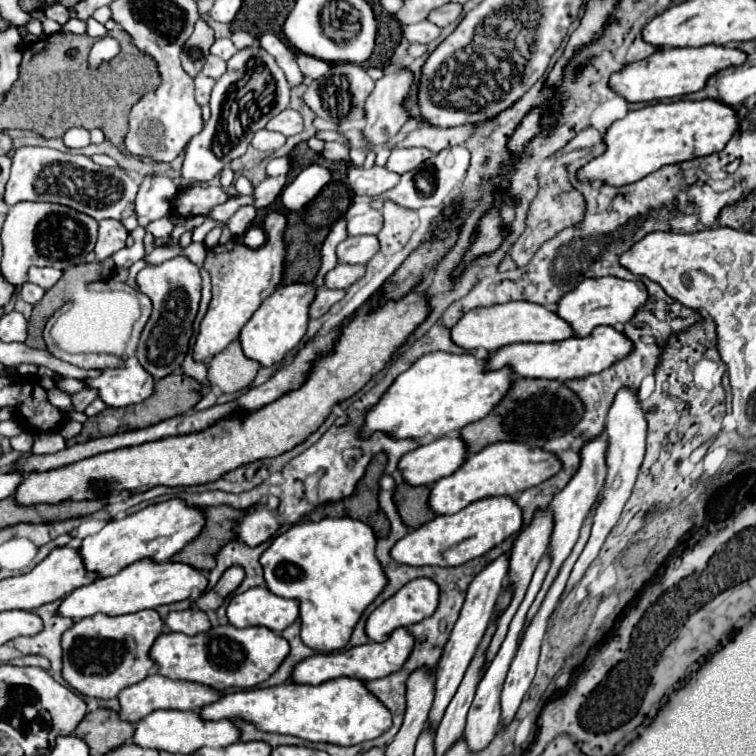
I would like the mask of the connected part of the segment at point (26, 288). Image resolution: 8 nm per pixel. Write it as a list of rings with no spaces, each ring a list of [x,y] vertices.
[[[25,283],[25,285],[21,287],[19,295],[21,295],[21,297],[27,301],[27,303],[35,305],[35,303],[39,303],[39,301],[41,301],[41,297],[45,295],[45,291],[43,291],[39,285],[33,285],[33,283]]]

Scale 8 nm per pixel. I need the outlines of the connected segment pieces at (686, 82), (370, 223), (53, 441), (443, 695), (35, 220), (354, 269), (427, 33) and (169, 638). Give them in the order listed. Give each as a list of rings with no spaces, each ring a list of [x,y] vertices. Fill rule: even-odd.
[[[703,45],[703,47],[685,47],[685,49],[659,49],[653,55],[635,63],[627,63],[621,71],[613,73],[609,77],[609,87],[629,103],[661,101],[661,99],[695,93],[705,87],[709,75],[717,73],[719,69],[727,69],[743,63],[745,63],[745,53],[735,47]]]
[[[367,209],[359,215],[347,217],[347,235],[357,237],[357,235],[377,235],[381,231],[381,213],[377,209]]]
[[[51,431],[51,433],[37,433],[33,437],[33,447],[31,447],[31,453],[37,453],[37,455],[45,455],[45,453],[57,453],[65,447],[65,439],[61,437],[59,431]]]
[[[503,553],[501,557],[497,557],[495,561],[491,561],[483,571],[479,571],[475,575],[475,579],[471,581],[469,589],[467,589],[467,599],[465,599],[465,605],[461,609],[461,615],[451,631],[451,637],[443,649],[443,655],[441,655],[441,661],[435,669],[435,701],[433,701],[433,709],[429,713],[429,725],[433,725],[433,729],[439,725],[447,705],[451,703],[453,695],[457,693],[457,687],[481,643],[481,637],[485,635],[485,629],[491,621],[491,615],[493,615],[493,609],[495,609],[495,603],[497,603],[497,597],[499,593],[503,591],[503,585],[505,585],[505,579],[507,579],[507,573],[509,573],[509,557],[511,553]]]
[[[21,201],[9,209],[9,215],[3,225],[1,233],[1,243],[3,243],[3,259],[1,259],[1,275],[5,281],[9,281],[15,287],[21,287],[27,281],[27,269],[31,265],[35,267],[55,267],[65,271],[71,265],[85,263],[85,257],[95,249],[97,243],[97,231],[99,223],[75,209],[69,209],[65,205],[55,205],[55,203],[29,203]]]
[[[339,263],[335,269],[331,269],[325,275],[325,287],[329,287],[329,289],[347,289],[355,281],[359,281],[363,275],[365,275],[365,267],[363,265]]]
[[[421,21],[421,23],[413,23],[407,27],[401,27],[401,35],[409,41],[409,43],[429,43],[433,39],[437,39],[441,33],[441,29],[437,29],[437,25],[429,23],[429,21]]]
[[[217,625],[193,637],[185,633],[161,633],[155,639],[149,657],[157,663],[159,675],[163,677],[193,681],[215,691],[225,691],[229,687],[249,689],[263,683],[281,665],[287,653],[289,643],[267,627],[237,629],[233,625]]]

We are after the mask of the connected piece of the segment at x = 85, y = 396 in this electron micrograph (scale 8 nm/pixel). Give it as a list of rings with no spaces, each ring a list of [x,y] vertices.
[[[83,389],[79,393],[75,393],[71,399],[73,399],[73,405],[77,411],[85,411],[85,407],[97,397],[97,393],[93,393],[93,389]]]

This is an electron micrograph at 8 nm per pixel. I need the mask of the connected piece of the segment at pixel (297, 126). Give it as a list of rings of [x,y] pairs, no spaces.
[[[285,109],[281,111],[277,117],[273,117],[267,127],[269,131],[277,131],[277,133],[283,133],[285,137],[291,137],[291,135],[297,135],[303,131],[303,119],[297,111],[293,109]]]

